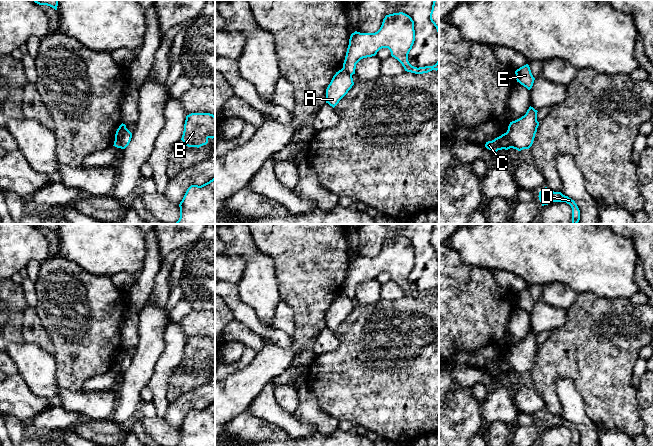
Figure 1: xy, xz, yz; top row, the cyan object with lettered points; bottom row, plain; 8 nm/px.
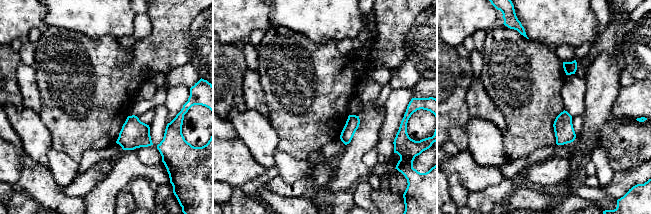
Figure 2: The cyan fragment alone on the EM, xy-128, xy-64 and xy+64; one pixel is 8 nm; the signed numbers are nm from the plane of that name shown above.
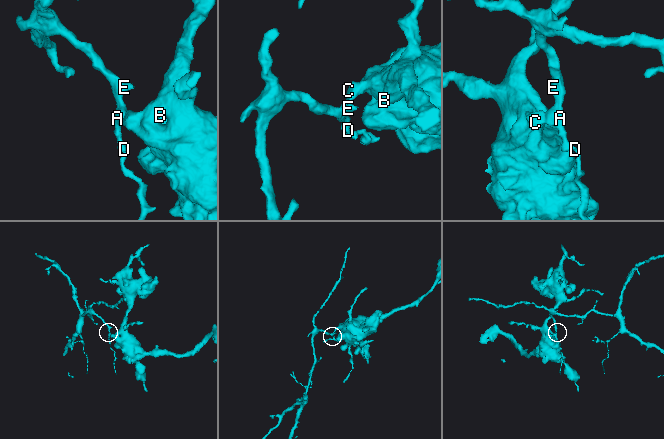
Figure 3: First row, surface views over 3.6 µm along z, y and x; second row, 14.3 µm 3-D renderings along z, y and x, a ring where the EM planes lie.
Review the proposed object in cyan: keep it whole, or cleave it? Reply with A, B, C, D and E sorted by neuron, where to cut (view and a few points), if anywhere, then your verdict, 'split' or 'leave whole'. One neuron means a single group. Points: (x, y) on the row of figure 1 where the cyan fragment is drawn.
groups A D E / B C; cut xy (126, 128), (119, 147); split

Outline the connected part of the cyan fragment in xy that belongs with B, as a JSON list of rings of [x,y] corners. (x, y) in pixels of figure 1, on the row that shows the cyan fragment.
[[[191,113],[186,116],[181,140],[188,147],[201,147],[208,143],[209,138],[215,138],[215,116],[210,113]]]

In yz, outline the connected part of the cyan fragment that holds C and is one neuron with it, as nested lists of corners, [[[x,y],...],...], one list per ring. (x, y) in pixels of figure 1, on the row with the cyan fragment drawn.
[[[506,132],[494,140],[486,142],[485,147],[494,153],[502,149],[508,150],[511,148],[511,140]]]

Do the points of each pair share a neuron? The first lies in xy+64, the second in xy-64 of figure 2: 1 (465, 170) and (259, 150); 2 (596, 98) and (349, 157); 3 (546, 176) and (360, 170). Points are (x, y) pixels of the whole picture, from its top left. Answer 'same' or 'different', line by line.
1: different
2: same
3: different

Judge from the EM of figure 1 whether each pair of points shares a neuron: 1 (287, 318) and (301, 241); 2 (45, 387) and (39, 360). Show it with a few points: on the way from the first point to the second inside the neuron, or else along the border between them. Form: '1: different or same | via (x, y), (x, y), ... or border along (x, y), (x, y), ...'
1: different | border along (280, 299), (291, 308), (295, 329)
2: same | via (41, 380), (39, 367)

